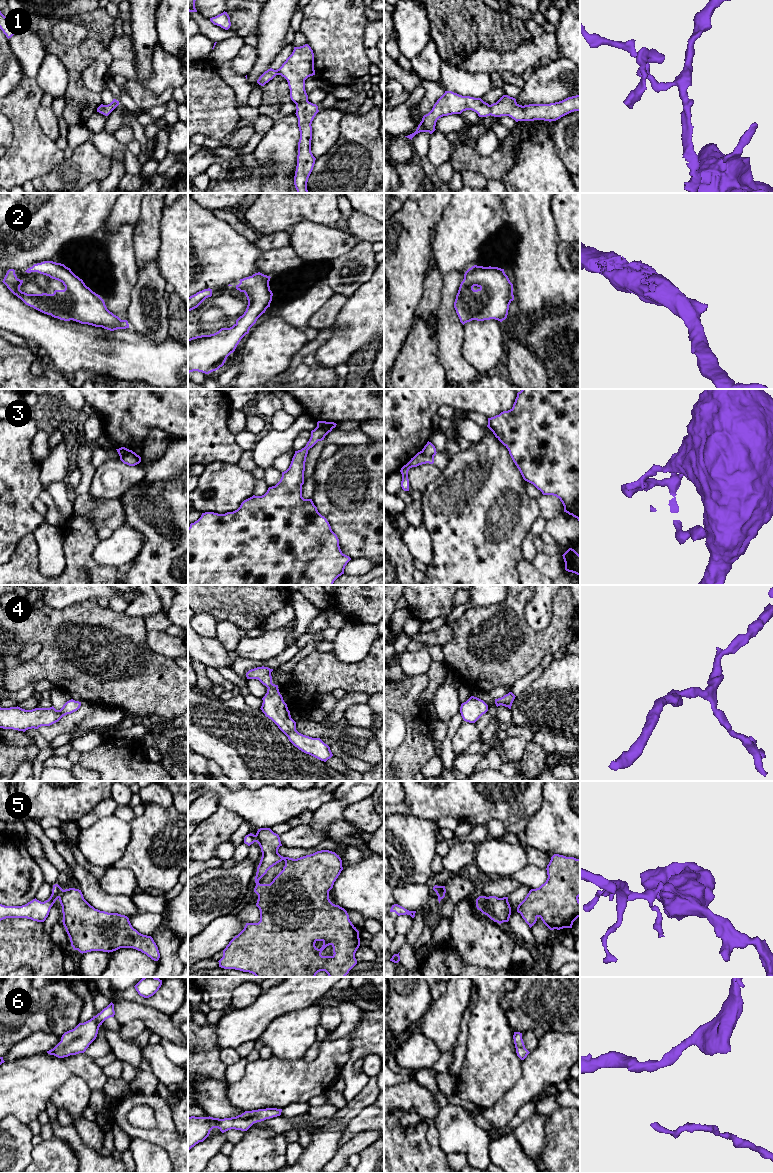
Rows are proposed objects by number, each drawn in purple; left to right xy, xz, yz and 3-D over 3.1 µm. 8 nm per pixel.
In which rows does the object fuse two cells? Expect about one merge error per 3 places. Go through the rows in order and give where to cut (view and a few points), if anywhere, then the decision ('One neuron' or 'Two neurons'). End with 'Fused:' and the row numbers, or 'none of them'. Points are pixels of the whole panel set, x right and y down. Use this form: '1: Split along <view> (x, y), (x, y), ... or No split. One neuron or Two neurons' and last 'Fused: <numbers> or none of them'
1: No split. One neuron
2: No split. One neuron
3: Split along yz (421, 451), (433, 457). Two neurons
4: No split. One neuron
5: Split along xy (62, 889), (58, 897). Two neurons
6: No split. One neuron
Fused: 3, 5

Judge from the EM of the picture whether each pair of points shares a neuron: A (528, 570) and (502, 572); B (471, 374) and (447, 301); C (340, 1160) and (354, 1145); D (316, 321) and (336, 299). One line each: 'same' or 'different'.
A: different
B: same
C: same
D: same

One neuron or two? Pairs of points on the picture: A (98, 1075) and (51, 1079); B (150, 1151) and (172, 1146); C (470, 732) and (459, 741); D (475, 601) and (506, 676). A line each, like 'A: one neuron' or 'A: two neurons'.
A: one neuron
B: two neurons
C: one neuron
D: two neurons

